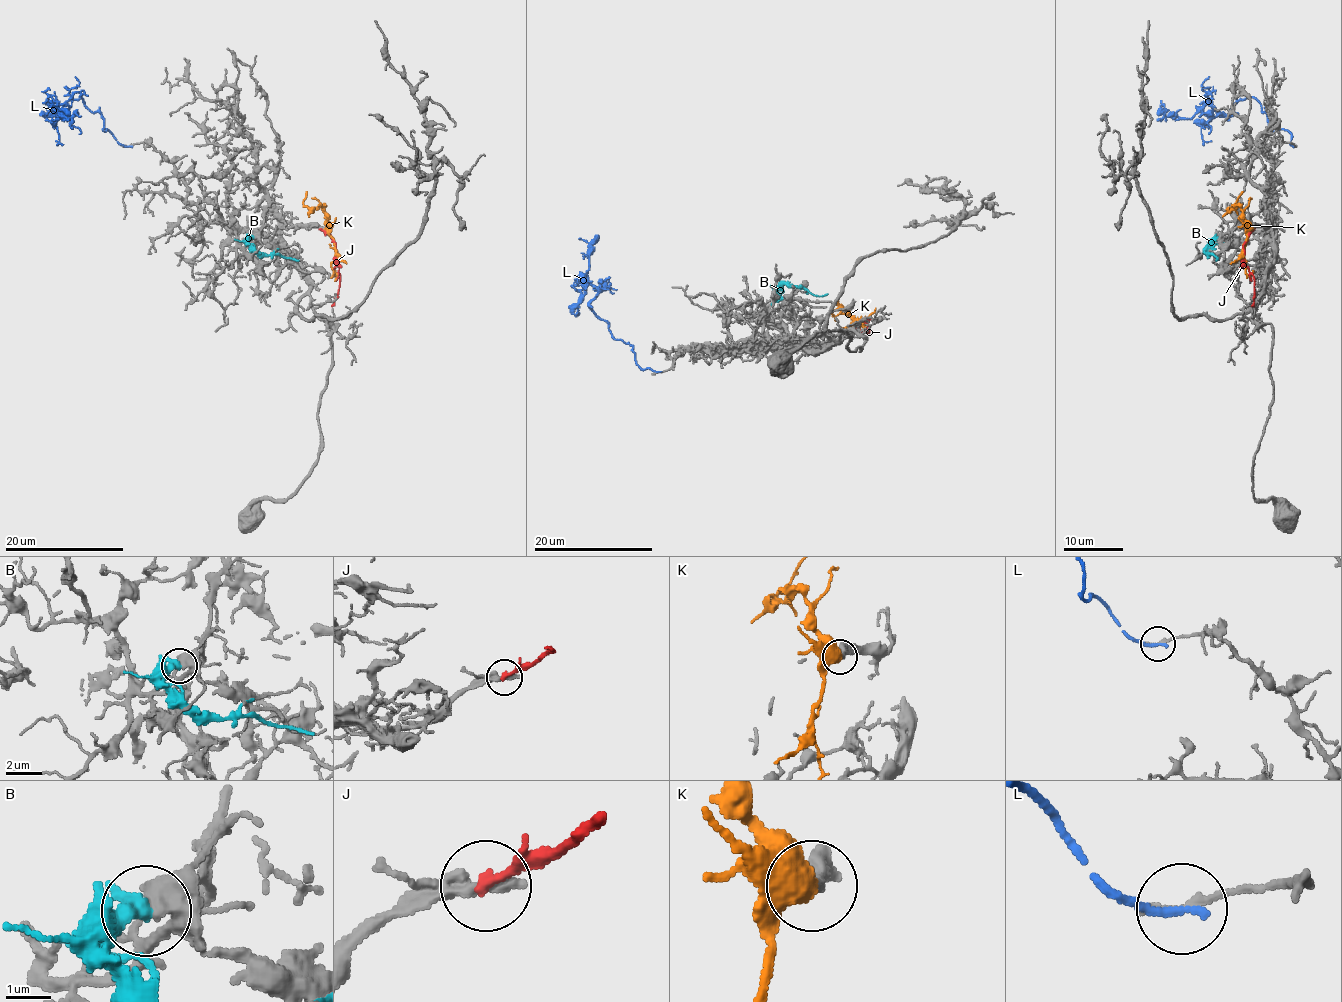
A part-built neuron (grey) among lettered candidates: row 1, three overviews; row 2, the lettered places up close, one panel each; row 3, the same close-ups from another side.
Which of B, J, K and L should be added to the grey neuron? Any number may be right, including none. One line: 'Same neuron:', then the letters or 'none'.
Same neuron: K

